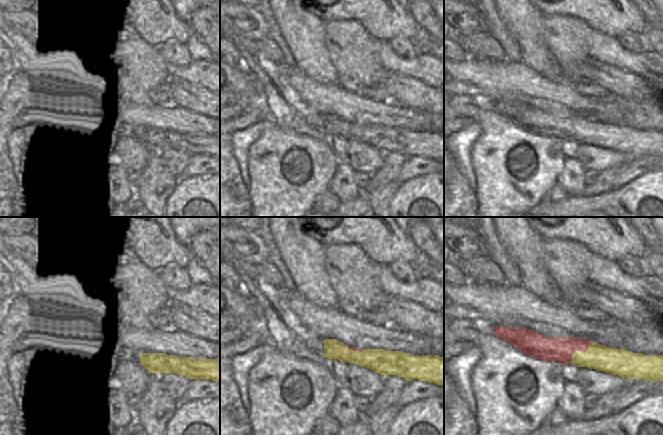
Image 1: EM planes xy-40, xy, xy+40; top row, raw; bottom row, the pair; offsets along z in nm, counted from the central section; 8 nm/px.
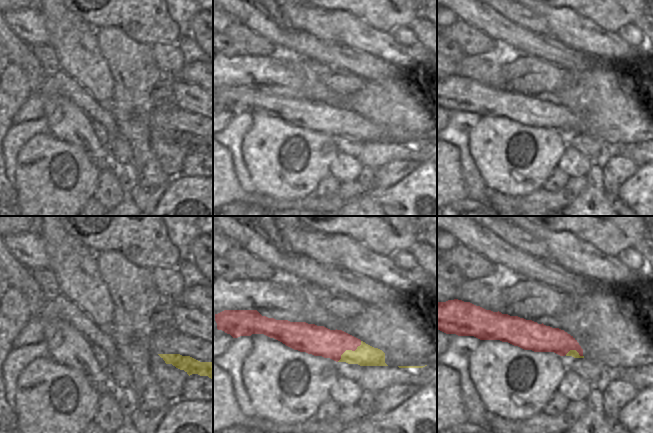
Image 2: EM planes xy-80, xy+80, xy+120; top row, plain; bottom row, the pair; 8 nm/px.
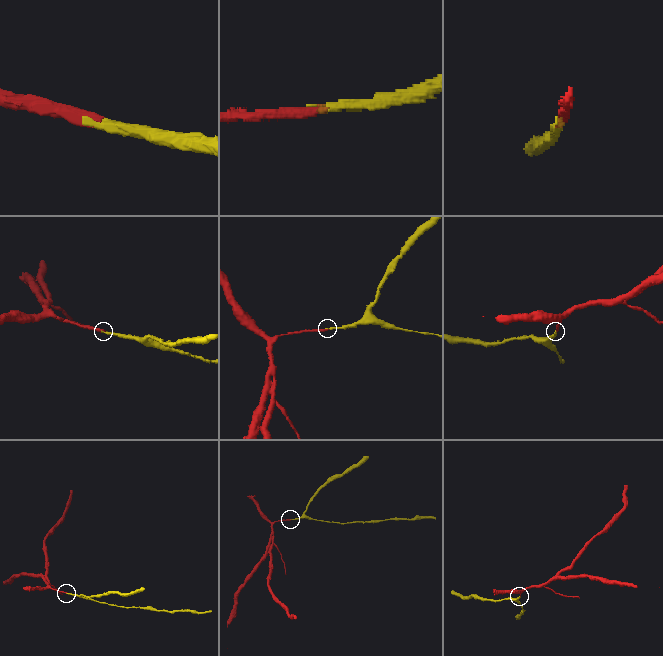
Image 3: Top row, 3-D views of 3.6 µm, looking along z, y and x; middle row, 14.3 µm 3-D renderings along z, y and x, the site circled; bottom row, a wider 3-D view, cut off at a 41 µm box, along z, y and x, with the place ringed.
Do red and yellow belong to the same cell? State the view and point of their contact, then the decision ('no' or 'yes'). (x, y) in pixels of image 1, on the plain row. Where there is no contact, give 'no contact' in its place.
xy+40 (580, 126) | yes

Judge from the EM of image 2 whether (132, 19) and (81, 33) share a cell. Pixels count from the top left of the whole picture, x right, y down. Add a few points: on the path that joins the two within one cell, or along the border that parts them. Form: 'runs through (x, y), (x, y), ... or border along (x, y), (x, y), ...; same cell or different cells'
border along (76, 15), (84, 19), (95, 30); different cells

